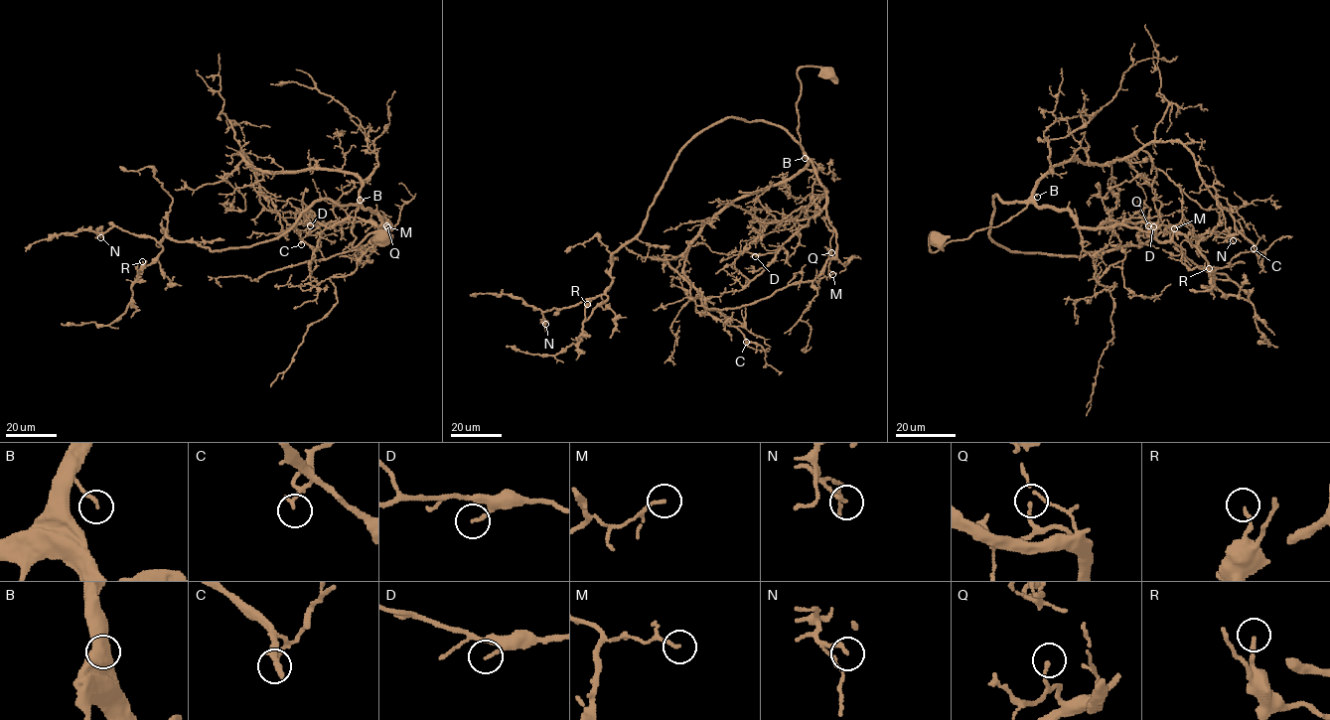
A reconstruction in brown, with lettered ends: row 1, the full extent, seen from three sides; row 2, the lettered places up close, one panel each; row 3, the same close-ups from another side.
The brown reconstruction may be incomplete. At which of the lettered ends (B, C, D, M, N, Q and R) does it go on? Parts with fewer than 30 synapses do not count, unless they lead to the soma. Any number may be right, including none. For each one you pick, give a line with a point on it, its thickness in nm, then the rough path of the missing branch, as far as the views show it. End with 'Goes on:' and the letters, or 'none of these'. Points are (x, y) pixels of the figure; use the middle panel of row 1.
Goes on: none of these

